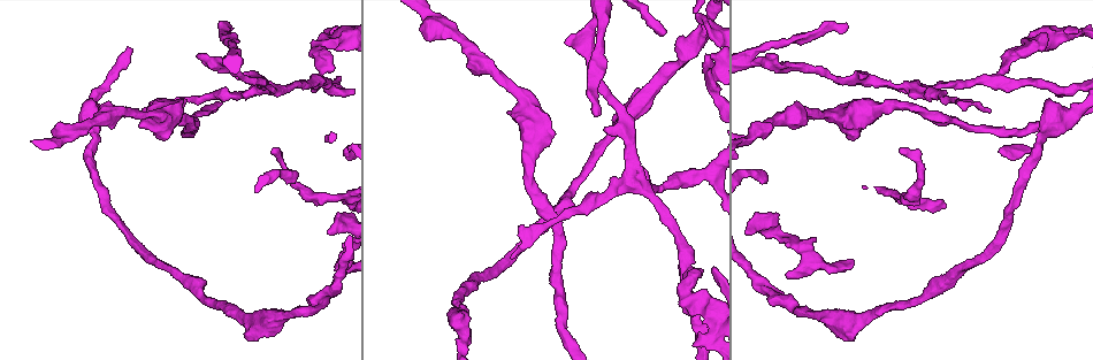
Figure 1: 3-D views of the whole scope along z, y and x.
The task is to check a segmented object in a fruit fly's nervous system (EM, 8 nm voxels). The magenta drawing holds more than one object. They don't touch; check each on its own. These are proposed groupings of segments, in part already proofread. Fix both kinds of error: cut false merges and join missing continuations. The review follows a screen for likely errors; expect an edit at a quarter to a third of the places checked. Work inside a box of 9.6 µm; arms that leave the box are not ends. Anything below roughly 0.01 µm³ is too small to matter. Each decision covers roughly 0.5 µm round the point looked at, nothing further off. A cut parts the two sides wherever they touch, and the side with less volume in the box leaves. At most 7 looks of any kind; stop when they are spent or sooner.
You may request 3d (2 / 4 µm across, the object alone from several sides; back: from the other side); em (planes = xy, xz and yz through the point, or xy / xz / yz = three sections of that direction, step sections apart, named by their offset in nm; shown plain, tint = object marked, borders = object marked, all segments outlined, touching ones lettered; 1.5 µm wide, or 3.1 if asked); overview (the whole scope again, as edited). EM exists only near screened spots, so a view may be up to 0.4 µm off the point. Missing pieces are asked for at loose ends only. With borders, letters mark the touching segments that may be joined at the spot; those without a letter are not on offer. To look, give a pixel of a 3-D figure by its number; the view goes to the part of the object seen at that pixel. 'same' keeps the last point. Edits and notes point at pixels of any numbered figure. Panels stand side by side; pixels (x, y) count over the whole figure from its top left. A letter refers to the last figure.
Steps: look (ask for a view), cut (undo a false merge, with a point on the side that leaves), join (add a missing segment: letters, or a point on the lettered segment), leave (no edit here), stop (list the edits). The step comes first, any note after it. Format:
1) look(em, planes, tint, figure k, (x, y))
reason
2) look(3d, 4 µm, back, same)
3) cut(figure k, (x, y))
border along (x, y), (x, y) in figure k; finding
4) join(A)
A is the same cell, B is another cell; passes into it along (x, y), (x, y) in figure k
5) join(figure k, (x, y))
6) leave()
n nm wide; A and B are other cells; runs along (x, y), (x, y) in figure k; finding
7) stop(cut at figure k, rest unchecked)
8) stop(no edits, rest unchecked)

look(3d, 4 µm, figure 1, (530, 110))
arms part here

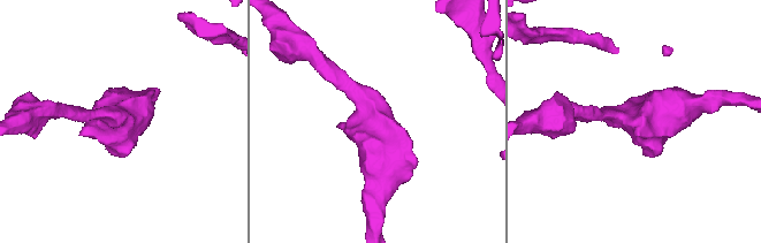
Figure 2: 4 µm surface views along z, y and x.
look(em, planes, borders, figure 2, (377, 125))

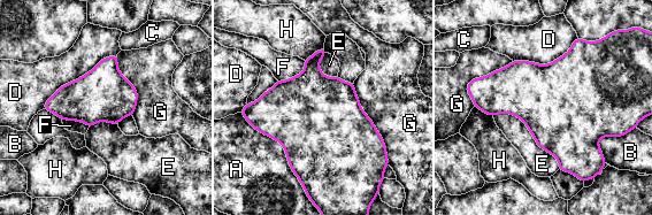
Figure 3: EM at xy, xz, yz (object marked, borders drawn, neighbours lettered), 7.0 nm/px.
leave()
280 nm wide; A, B, C, D, E, F, G and H are other cells; border along (493, 115), (515, 115), (559, 168) in figure 3; all the same cell

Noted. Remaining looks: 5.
look(em, planes, plain, figure 1, (632, 113))
thick turns thin

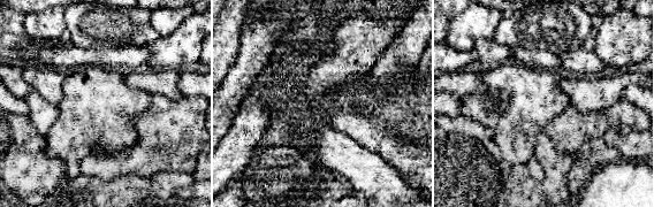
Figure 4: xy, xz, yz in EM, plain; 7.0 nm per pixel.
look(em, planes, borders, same)

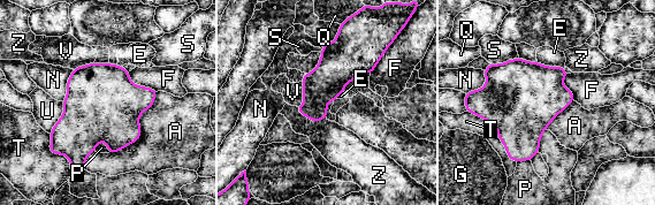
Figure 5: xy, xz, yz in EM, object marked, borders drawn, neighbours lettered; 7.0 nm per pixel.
leave()
A, E, F, G, N, P, Q, S, T, U, V and Z are other cells; border along (158, 91), (141, 136), (108, 153) in figure 5; continuous, no second cell

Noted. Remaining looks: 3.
look(3d, 4 µm, figure 1, (320, 77))
two arms in line, one across

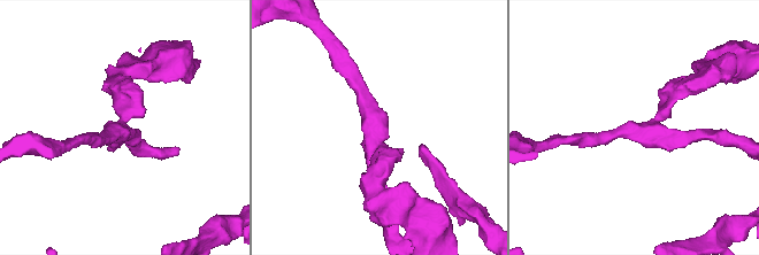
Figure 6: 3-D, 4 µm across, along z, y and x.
look(em, xz, step 4, tint, figure 6, (122, 124))

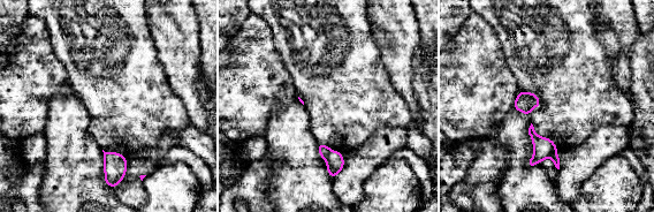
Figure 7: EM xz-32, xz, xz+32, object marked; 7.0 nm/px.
look(em, planes, borders, same)

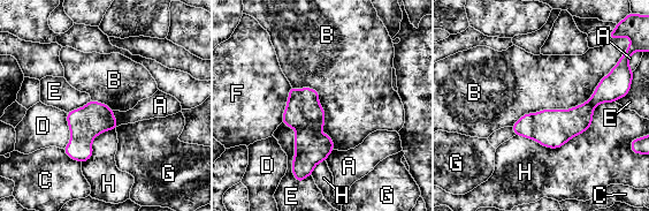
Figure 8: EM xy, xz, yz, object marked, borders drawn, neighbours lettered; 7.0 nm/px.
cut(figure 8, (617, 83))
B touches over 800 nm; A, B, C, D, E, F, G and H are other cells; two cells meet here

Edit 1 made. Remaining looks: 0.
stop(cut at figure 8, rest unchecked)

